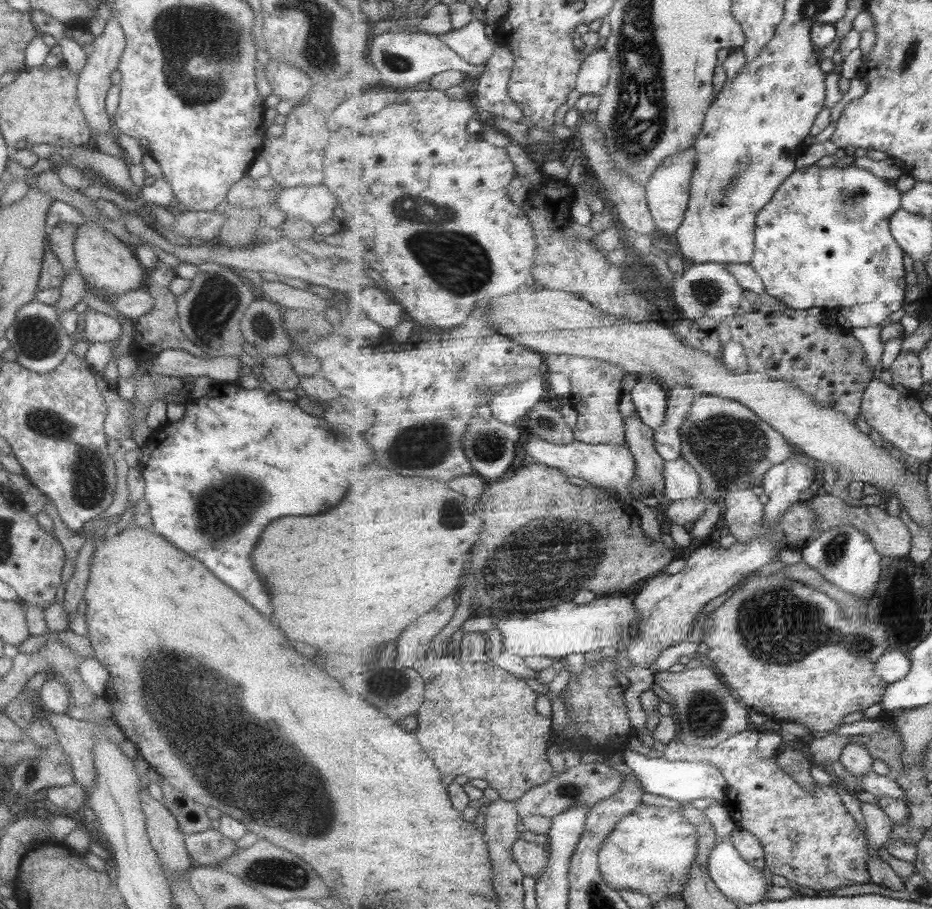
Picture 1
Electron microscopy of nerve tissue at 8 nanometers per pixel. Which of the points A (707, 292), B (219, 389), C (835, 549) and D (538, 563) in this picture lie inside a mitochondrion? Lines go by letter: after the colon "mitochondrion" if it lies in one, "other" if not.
A: mitochondrion
B: other
C: mitochondrion
D: mitochondrion

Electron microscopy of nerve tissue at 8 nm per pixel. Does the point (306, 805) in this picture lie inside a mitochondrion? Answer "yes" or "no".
yes

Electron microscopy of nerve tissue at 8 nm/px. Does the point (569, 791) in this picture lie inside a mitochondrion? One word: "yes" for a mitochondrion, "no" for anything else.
yes

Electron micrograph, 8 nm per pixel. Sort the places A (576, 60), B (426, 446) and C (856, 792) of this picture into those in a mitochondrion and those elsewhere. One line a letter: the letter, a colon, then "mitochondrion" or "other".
A: other
B: mitochondrion
C: other

